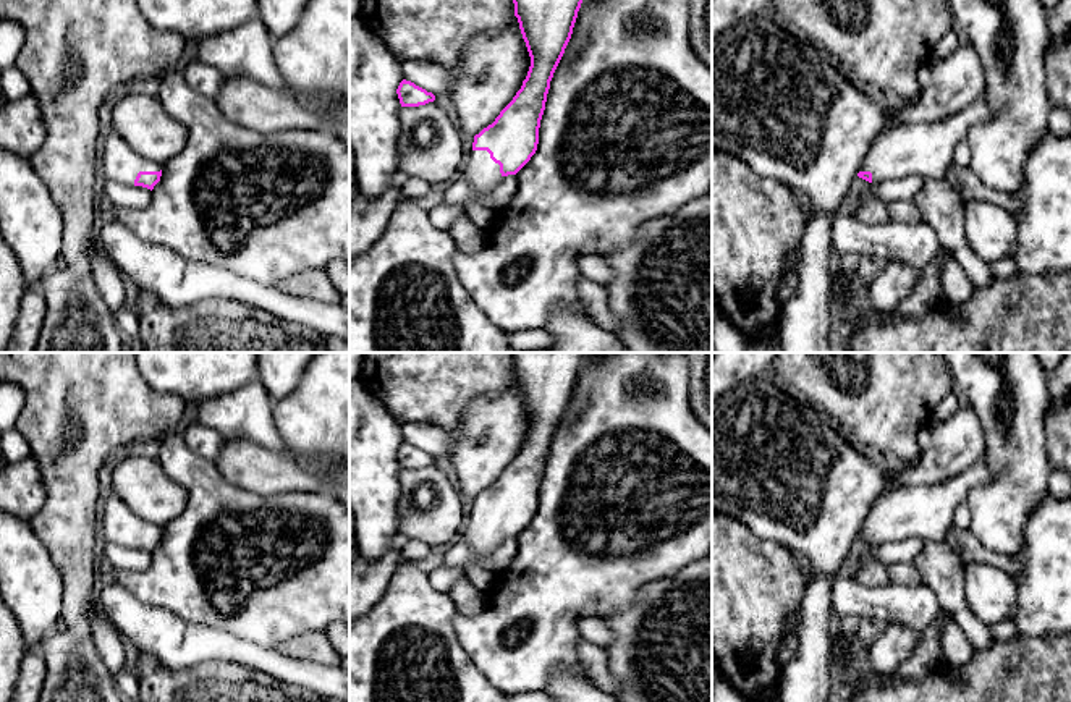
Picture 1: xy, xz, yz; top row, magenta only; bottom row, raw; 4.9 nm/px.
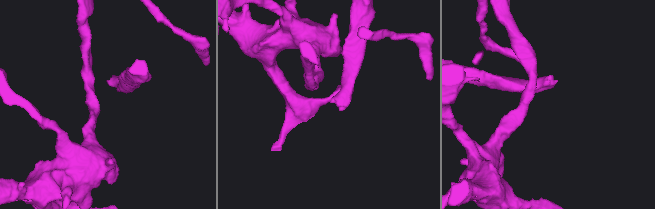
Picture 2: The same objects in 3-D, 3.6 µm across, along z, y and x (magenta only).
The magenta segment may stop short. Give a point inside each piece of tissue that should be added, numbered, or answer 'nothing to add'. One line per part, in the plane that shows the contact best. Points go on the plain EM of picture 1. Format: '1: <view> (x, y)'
1: xz (482, 536)

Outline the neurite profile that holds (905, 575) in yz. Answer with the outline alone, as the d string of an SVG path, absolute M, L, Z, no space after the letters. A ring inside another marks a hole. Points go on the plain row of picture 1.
M893 565L890 568L890 582L900 586L919 586L922 577L912 565Z

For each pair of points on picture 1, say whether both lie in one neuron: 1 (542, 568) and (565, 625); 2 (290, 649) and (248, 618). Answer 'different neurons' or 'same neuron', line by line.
1: same neuron
2: different neurons

